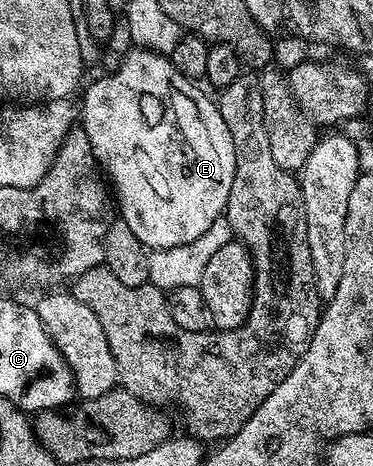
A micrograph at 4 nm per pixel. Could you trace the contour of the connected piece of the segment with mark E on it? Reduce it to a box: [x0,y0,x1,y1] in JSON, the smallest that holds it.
[83,49,235,249]

